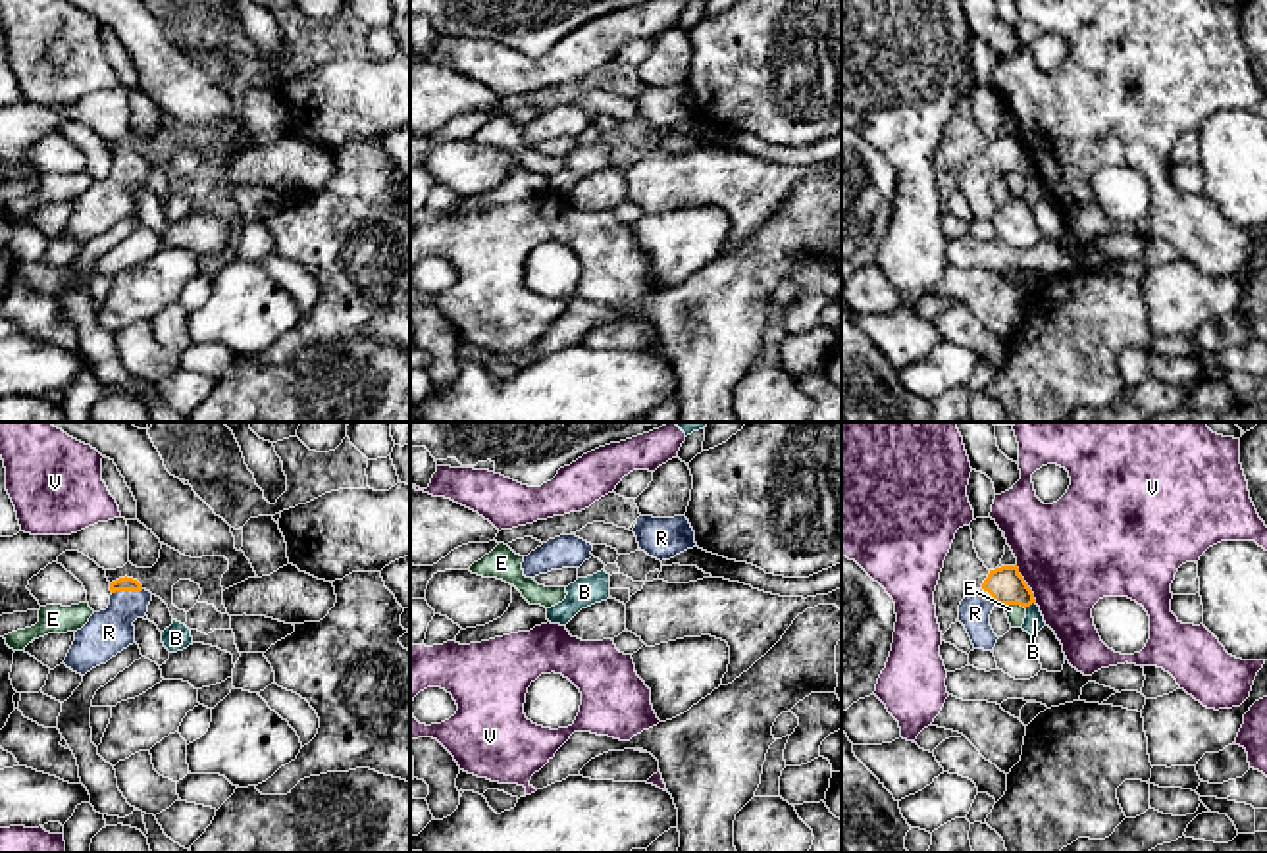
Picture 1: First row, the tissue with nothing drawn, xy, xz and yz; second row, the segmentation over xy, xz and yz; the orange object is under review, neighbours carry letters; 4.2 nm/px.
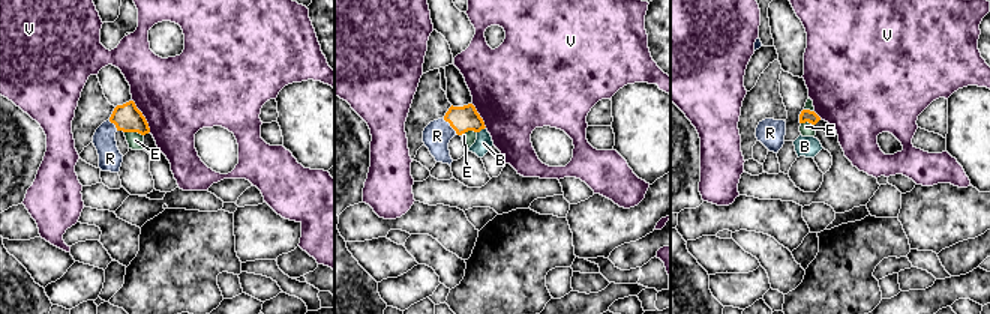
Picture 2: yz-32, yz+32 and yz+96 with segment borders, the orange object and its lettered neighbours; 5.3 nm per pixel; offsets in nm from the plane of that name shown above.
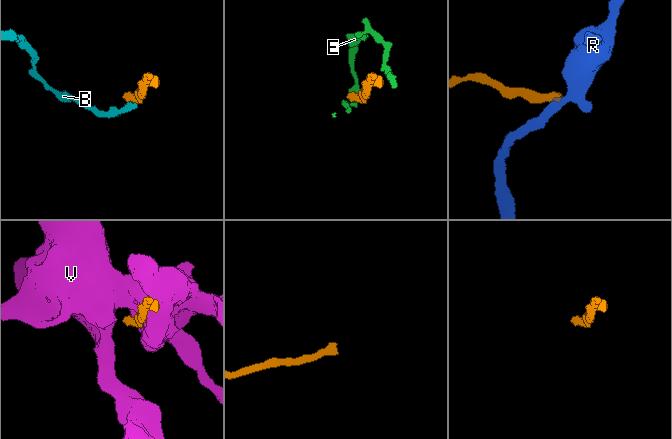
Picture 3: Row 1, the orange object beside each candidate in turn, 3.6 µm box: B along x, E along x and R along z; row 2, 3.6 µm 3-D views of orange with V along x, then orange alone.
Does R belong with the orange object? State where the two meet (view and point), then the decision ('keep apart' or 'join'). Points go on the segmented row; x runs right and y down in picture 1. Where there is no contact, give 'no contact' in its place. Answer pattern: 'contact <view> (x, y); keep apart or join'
contact xy (128, 590); join

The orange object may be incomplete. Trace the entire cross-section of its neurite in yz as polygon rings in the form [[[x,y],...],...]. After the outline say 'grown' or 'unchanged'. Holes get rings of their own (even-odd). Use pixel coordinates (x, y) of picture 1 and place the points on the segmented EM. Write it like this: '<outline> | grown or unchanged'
[[[1015,566],[990,570],[980,589],[970,591],[959,605],[959,622],[965,626],[974,649],[994,651],[997,635],[990,626],[996,605],[1030,607],[1036,603],[1032,589]]] | grown

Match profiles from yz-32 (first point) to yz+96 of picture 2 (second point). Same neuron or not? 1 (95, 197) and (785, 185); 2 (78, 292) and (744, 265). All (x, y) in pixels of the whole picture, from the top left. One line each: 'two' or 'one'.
1: one
2: two

